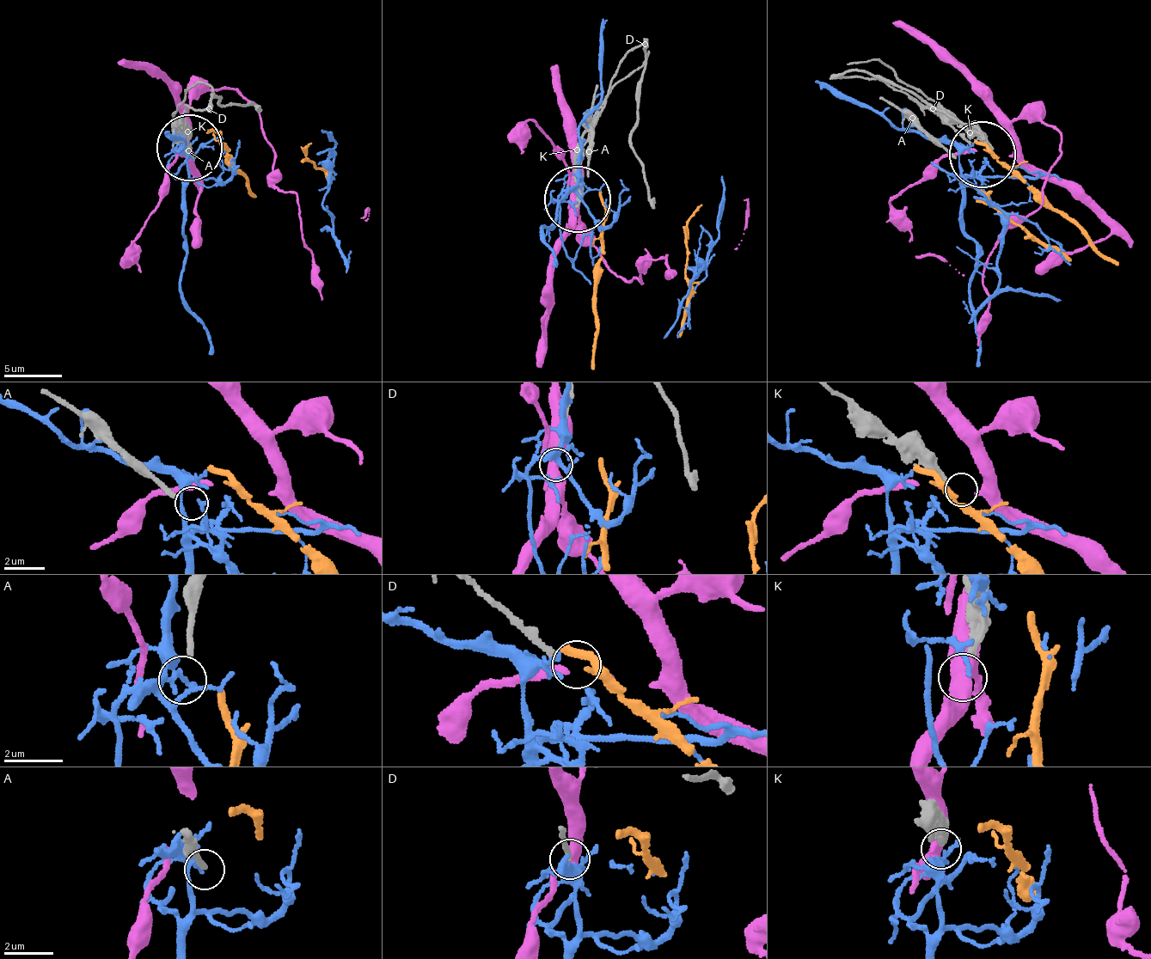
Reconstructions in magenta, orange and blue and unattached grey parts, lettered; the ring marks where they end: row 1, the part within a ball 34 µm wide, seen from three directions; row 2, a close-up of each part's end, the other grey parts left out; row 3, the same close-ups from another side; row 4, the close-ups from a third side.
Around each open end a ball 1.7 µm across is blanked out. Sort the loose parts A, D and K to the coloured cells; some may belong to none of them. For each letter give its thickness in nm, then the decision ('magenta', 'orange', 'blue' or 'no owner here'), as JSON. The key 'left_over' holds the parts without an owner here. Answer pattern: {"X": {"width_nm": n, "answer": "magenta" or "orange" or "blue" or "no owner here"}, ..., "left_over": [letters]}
{"A": {"width_nm": 220, "answer": "no owner here"}, "D": {"width_nm": 190, "answer": "no owner here"}, "K": {"width_nm": 320, "answer": "no owner here"}, "left_over": ["A", "D", "K"]}

